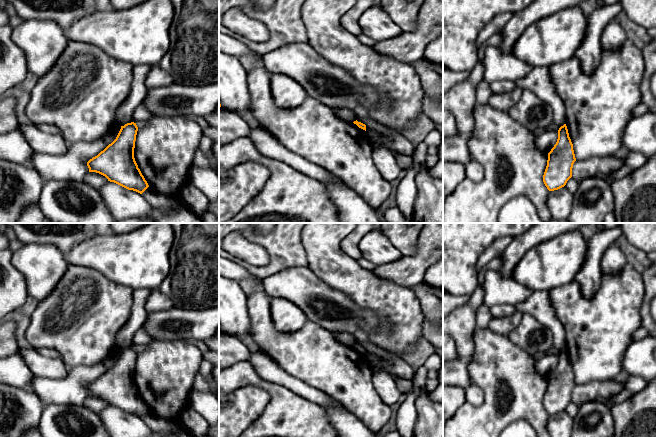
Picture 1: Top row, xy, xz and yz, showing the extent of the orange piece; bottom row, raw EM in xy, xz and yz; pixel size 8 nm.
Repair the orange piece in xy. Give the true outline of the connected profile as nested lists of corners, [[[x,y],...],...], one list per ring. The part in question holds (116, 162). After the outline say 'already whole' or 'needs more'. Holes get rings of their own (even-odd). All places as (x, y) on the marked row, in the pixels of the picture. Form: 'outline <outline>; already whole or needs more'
outline [[[134,122],[121,126],[116,139],[90,159],[87,166],[89,172],[99,173],[110,182],[142,194],[149,185],[134,158],[137,131]]]; already whole

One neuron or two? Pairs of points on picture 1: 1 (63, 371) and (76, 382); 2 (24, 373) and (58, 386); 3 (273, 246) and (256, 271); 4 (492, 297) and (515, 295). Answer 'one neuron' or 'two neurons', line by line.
1: two neurons
2: two neurons
3: one neuron
4: one neuron

